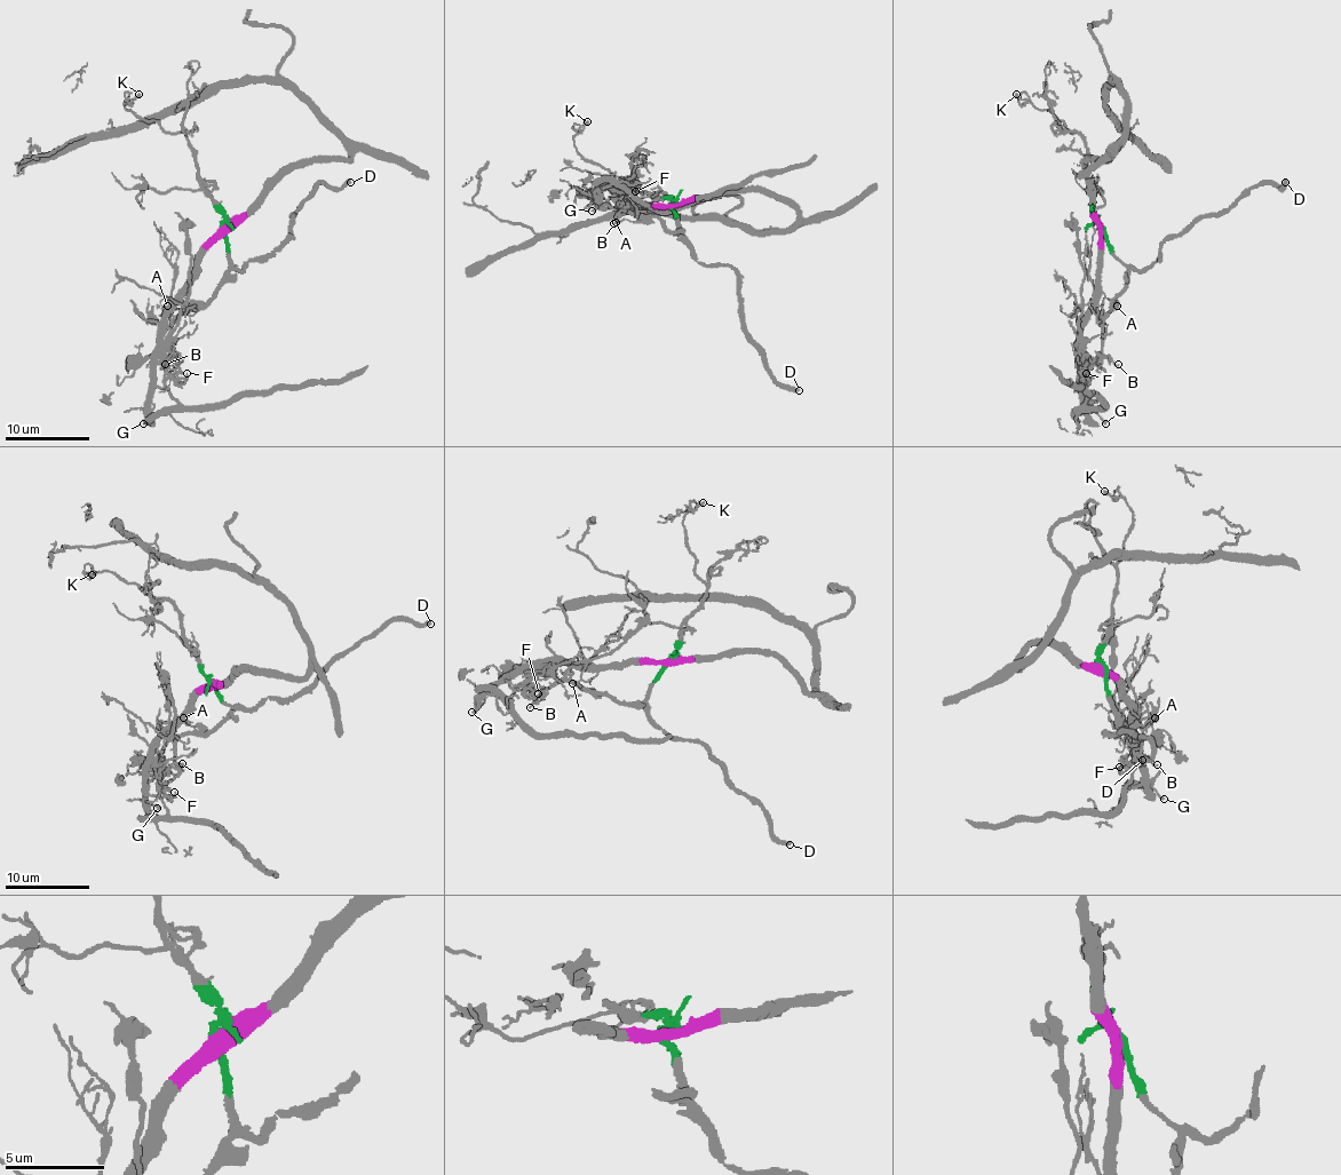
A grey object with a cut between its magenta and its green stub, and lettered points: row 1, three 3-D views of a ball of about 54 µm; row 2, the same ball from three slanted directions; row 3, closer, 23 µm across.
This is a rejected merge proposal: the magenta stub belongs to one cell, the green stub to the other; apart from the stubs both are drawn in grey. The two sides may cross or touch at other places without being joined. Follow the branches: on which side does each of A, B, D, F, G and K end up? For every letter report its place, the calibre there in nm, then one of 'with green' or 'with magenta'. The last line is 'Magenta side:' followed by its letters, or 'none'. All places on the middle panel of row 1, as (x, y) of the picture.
A: (616, 222) | 130 nm | with green
B: (613, 223) | 120 nm | with green
D: (799, 390) | 400 nm | with green
F: (635, 191) | 150 nm | with green
G: (592, 211) | 170 nm | with magenta
K: (587, 121) | 200 nm | with green
Magenta side: G

